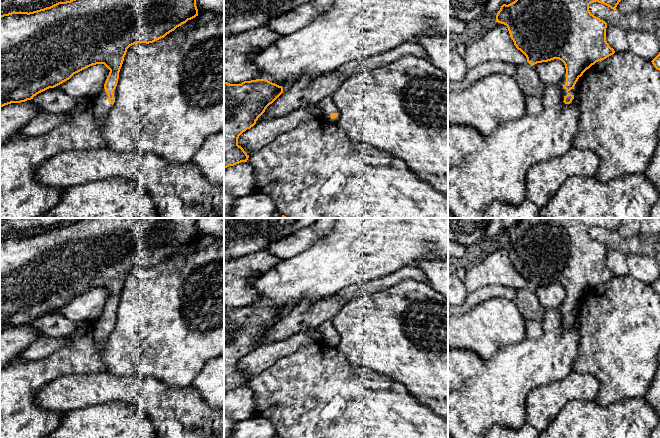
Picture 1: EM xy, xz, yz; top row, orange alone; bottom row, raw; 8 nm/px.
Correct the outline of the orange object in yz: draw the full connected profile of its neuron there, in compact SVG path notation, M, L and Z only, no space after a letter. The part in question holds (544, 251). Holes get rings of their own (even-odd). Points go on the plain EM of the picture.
M518 218L514 226L501 230L496 239L496 246L507 250L514 269L526 280L527 286L532 290L554 283L564 287L566 299L560 306L560 311L563 326L570 328L575 319L574 310L583 297L596 286L615 277L606 265L607 247L594 240L589 234L589 229L598 226L615 235L621 223L622 218Z

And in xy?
M81 218L79 221L66 226L58 226L50 231L33 236L11 236L0 240L0 331L11 327L21 327L33 323L37 318L54 312L69 304L74 298L96 288L104 288L109 294L101 316L94 322L94 337L97 342L107 342L115 326L116 310L119 303L119 296L122 291L127 273L136 267L153 267L177 251L198 240L196 223L198 218Z

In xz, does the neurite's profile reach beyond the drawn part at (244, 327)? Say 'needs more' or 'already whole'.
already whole

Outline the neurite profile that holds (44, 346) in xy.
M39 337L20 356L20 360L39 360L59 350L67 339L65 337Z

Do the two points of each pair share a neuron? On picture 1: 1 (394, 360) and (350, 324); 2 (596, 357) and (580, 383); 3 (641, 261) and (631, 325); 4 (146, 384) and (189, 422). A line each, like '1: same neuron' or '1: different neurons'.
1: same neuron
2: different neurons
3: different neurons
4: same neuron

